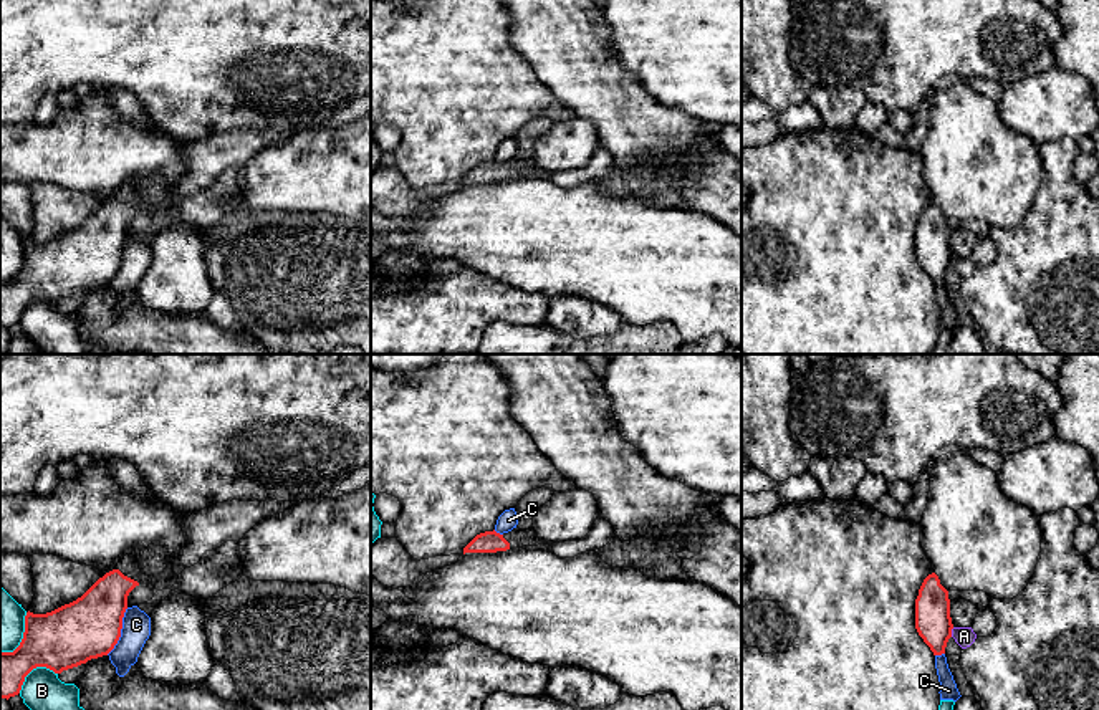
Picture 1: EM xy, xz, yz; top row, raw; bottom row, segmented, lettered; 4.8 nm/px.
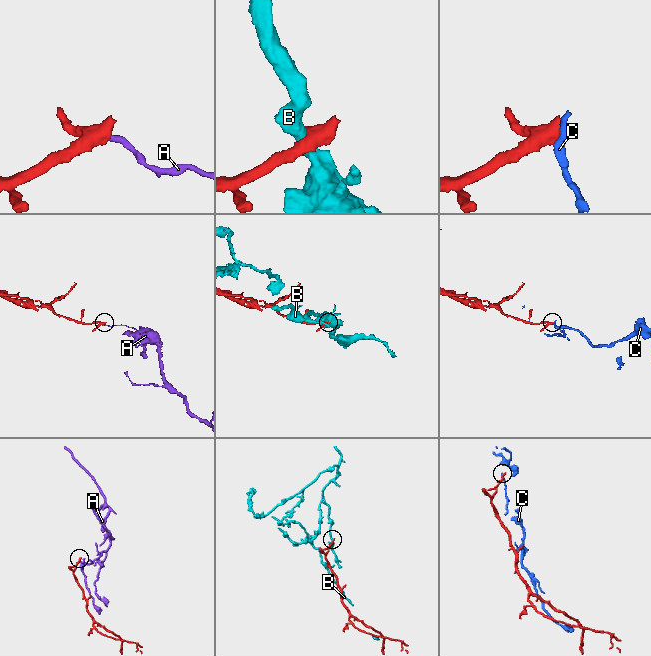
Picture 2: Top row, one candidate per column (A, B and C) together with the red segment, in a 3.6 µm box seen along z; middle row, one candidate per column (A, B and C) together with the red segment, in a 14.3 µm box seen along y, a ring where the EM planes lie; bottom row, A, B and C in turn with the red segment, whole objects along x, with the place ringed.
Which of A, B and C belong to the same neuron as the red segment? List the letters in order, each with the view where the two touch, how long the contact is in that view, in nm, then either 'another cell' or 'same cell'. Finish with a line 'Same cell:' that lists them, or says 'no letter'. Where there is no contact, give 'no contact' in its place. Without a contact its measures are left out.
A: yz | 50 nm | another cell
B: xy | 220 nm | another cell
C: xy | 260 nm | another cell
Same cell: no letter

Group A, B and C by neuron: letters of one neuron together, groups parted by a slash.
A / B C

